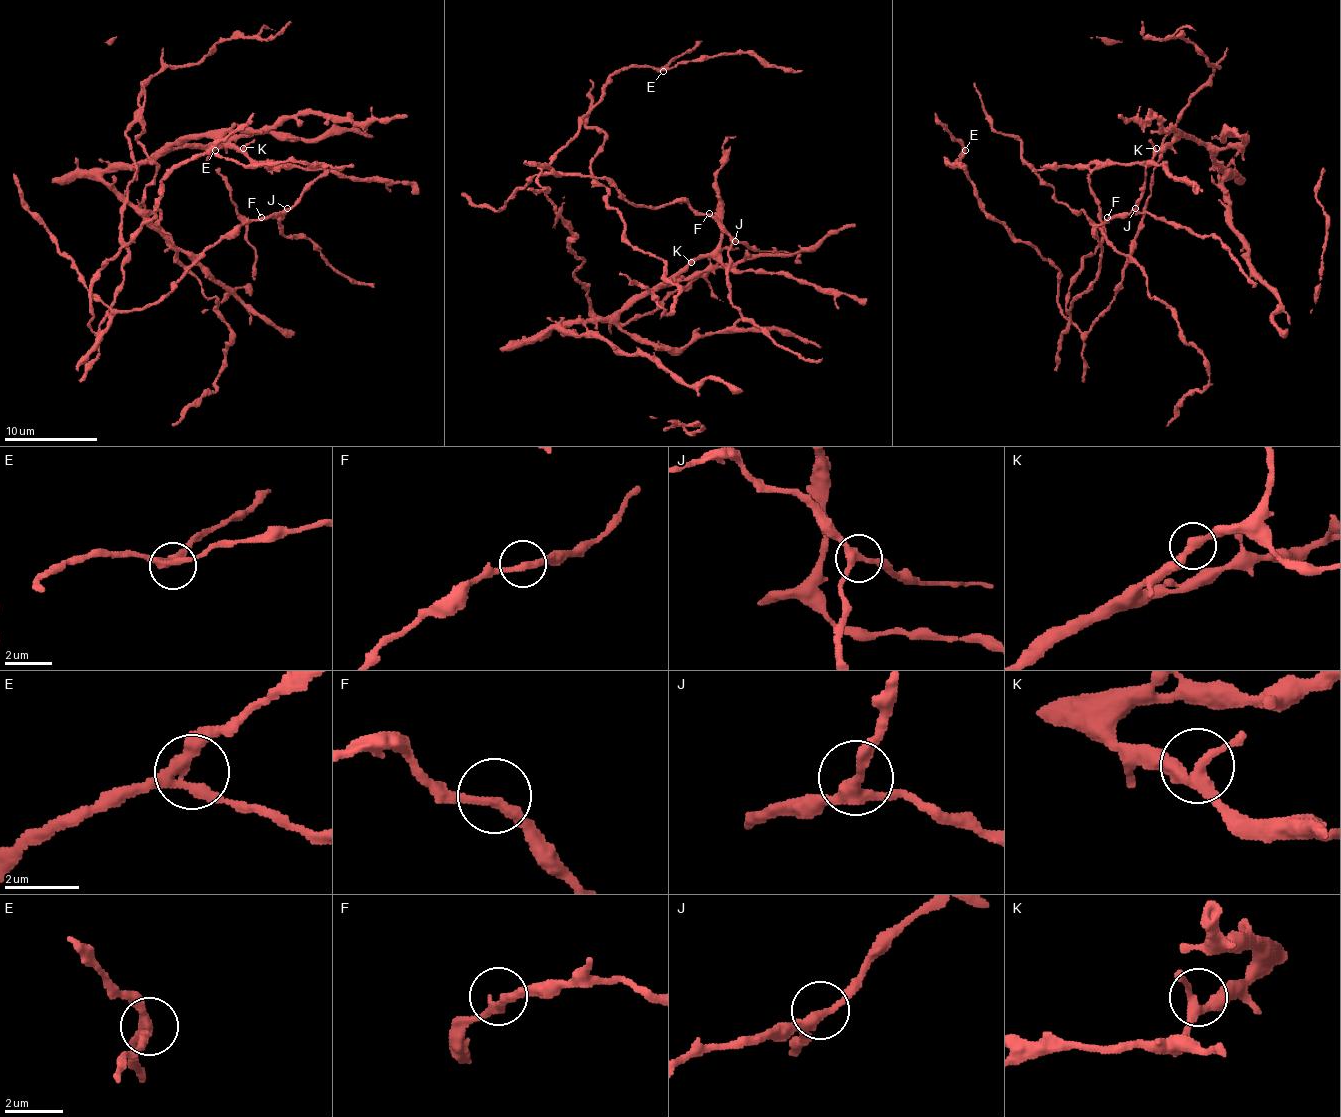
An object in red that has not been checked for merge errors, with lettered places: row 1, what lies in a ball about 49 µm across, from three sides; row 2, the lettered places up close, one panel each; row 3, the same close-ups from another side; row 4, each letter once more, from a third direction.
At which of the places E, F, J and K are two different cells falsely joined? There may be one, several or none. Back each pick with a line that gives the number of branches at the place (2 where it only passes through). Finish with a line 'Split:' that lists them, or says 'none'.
Split: none

